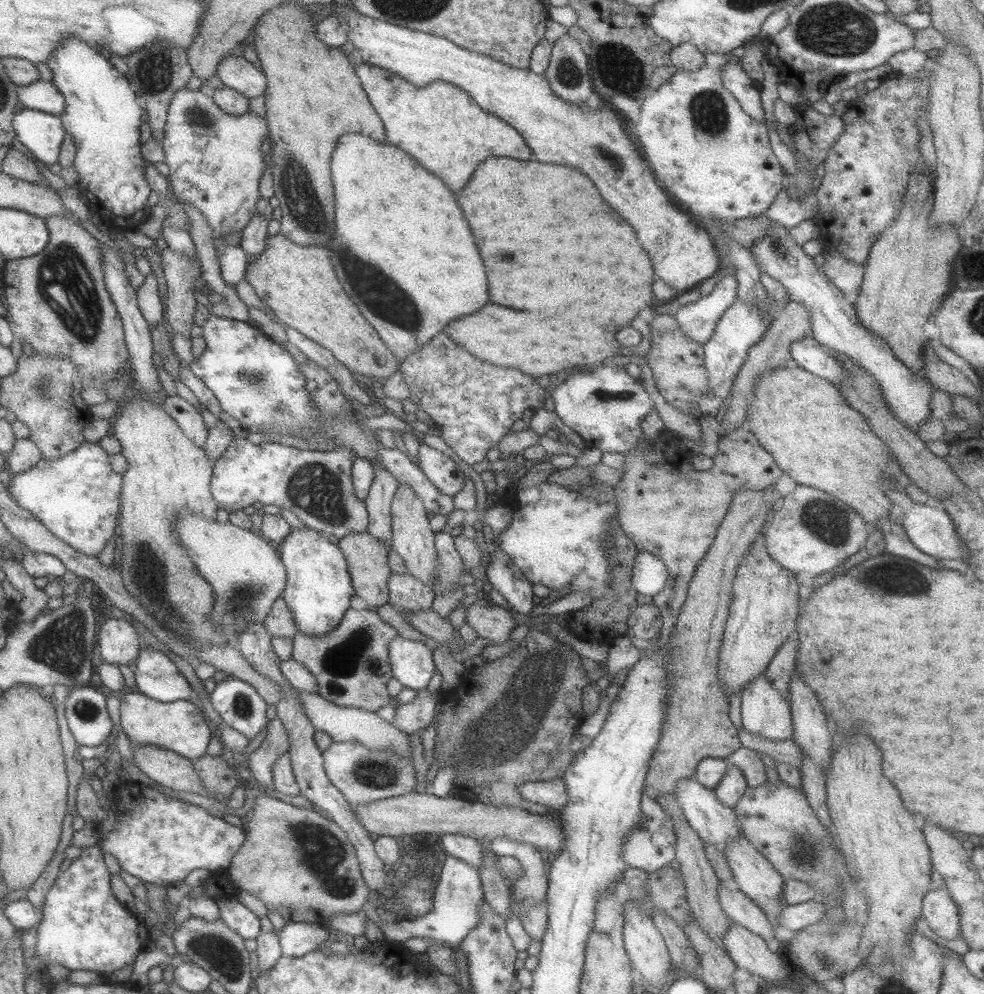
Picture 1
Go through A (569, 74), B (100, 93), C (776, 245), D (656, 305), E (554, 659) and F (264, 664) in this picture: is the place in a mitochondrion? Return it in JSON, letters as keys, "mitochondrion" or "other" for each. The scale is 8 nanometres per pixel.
{"A":"mitochondrion","B":"other","C":"other","D":"other","E":"mitochondrion","F":"other"}

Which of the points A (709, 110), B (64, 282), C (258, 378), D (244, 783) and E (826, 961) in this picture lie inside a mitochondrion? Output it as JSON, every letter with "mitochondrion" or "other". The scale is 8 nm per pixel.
{"A":"mitochondrion","B":"mitochondrion","C":"mitochondrion","D":"other","E":"mitochondrion"}

